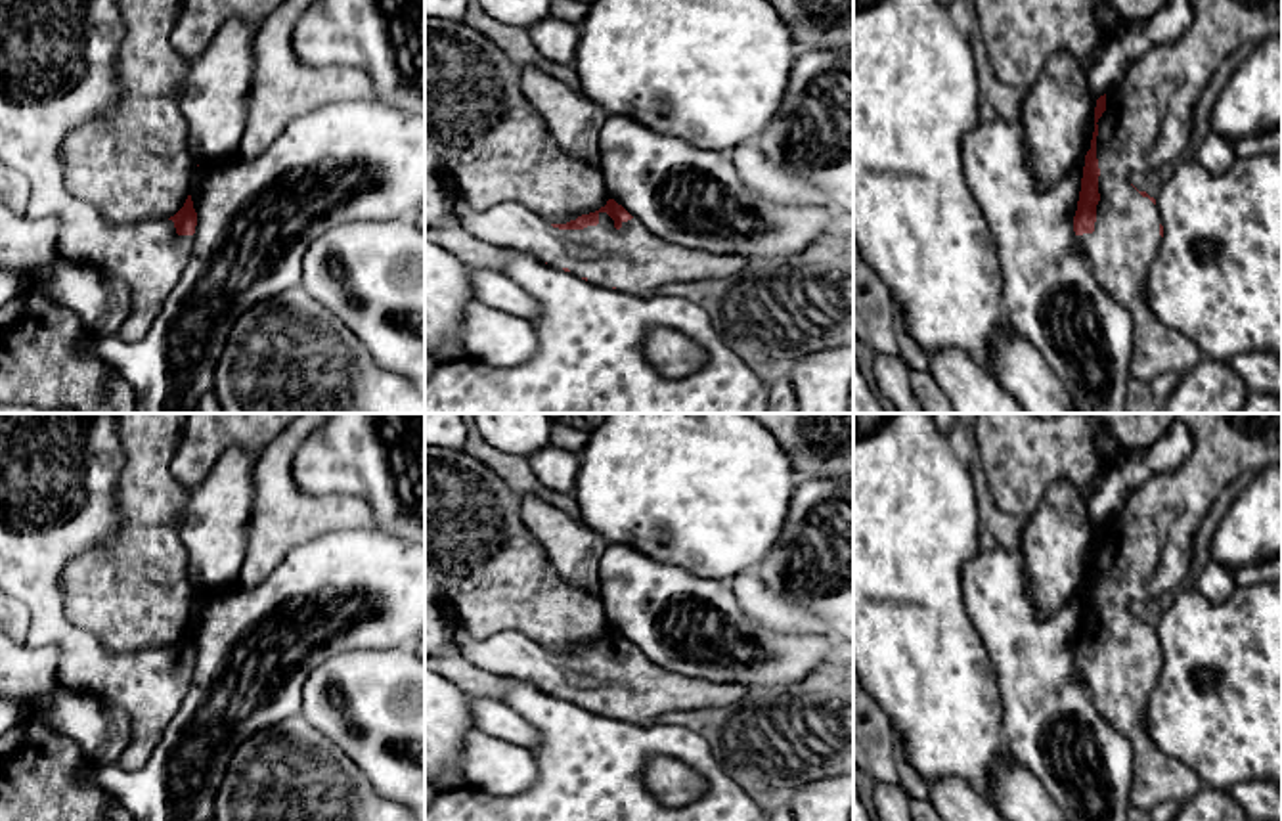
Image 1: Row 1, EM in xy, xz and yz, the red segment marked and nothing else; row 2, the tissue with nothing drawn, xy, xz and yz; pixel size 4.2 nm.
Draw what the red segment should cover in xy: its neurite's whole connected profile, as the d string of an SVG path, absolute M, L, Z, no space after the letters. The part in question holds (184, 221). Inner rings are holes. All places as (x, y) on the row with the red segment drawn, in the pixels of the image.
M0 0L0 161L27 178L27 216L59 220L63 256L98 264L124 279L130 314L117 335L136 343L149 331L189 262L197 212L188 195L170 218L115 226L65 189L59 145L71 130L109 113L119 100L122 84L115 57L121 40L119 0Z

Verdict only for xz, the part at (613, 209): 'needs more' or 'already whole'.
needs more

